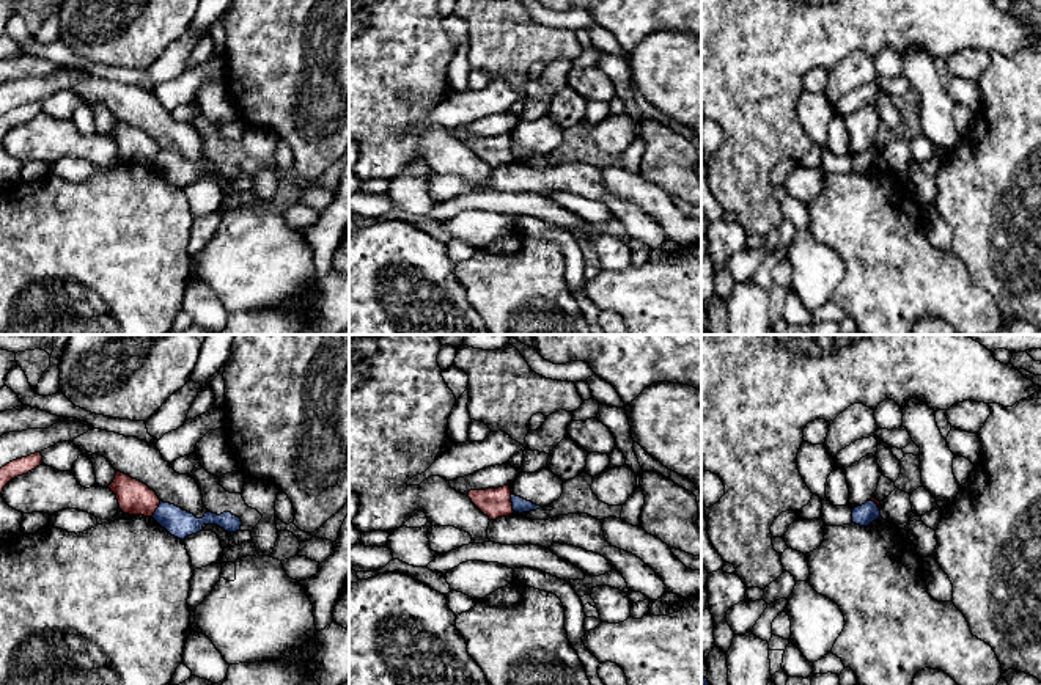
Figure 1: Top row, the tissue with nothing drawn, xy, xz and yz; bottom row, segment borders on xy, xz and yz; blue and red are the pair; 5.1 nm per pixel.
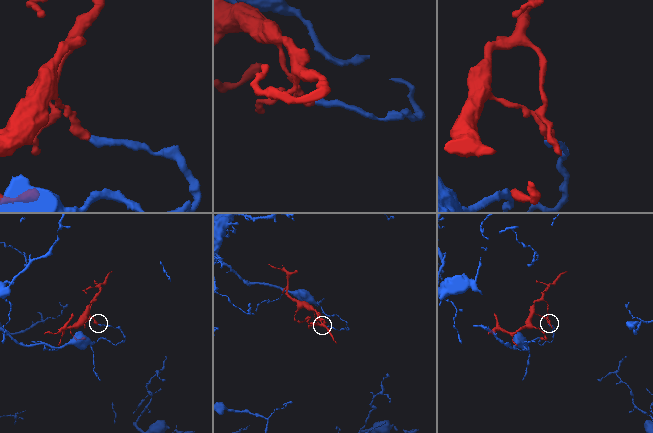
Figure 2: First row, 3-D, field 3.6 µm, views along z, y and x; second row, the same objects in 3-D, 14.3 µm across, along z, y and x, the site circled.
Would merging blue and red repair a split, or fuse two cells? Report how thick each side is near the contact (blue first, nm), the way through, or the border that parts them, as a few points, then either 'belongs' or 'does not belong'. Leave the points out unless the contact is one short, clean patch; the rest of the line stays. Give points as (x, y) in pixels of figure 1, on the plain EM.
80/150 nm | along xz (510, 142), (514, 159) | does not belong

